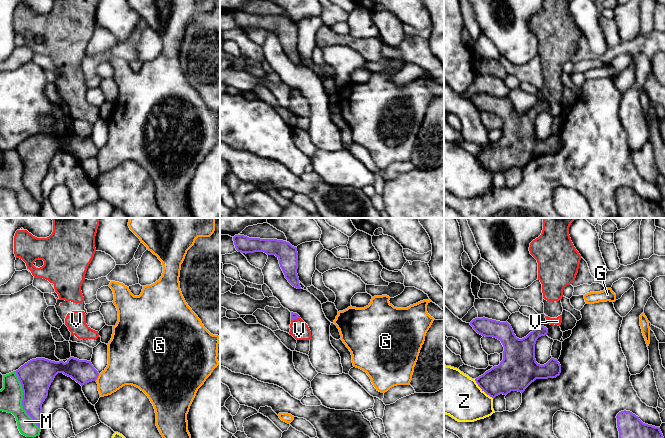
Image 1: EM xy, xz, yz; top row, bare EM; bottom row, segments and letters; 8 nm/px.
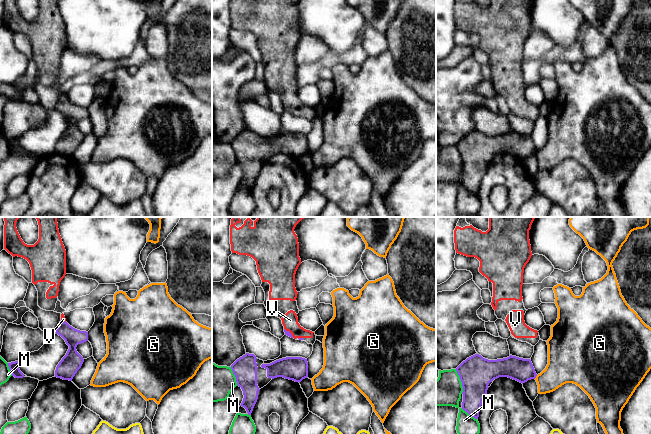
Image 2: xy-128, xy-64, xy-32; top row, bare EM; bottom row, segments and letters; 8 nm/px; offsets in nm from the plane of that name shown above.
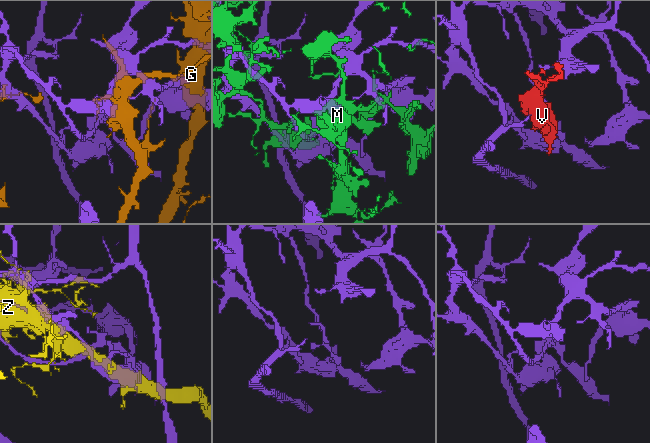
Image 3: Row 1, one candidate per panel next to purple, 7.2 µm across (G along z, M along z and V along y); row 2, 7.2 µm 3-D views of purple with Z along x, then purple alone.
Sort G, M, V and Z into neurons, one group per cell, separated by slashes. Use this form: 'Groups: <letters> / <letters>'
Groups: G / M / V / Z

